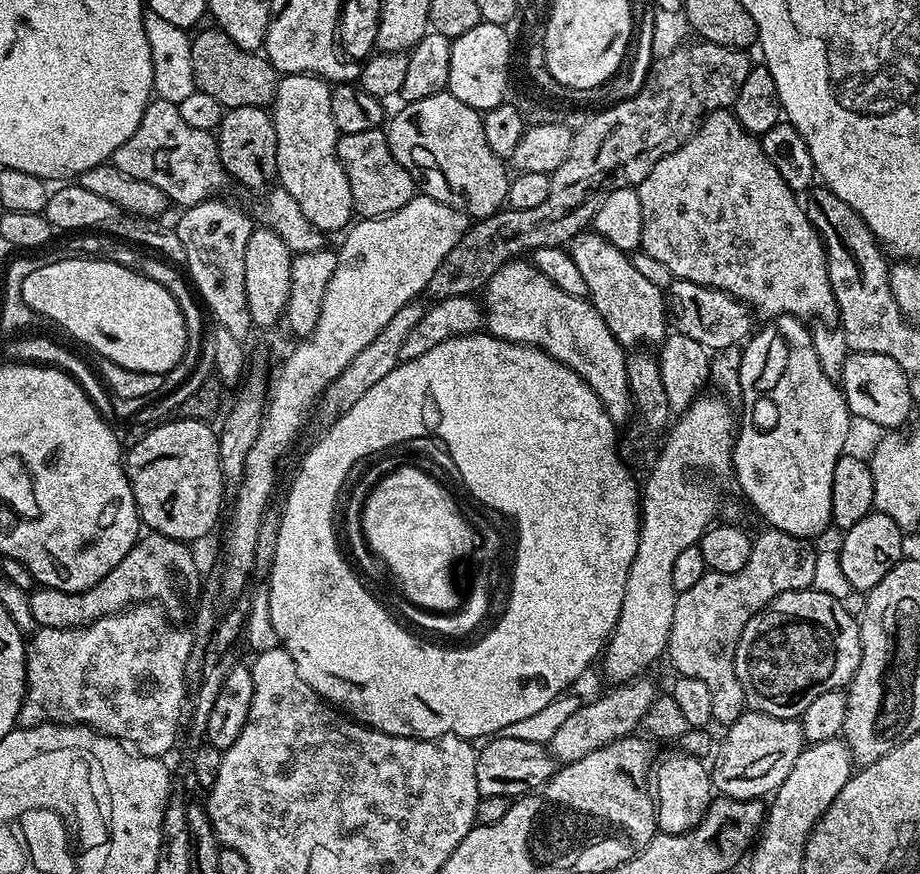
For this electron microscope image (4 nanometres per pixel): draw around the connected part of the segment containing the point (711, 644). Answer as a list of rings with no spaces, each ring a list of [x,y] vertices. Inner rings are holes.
[[[765,527],[765,532],[755,533],[752,536],[752,553],[750,562],[738,570],[738,574],[718,574],[707,571],[702,578],[698,578],[695,586],[690,590],[679,593],[674,606],[673,624],[669,630],[667,644],[667,659],[672,659],[672,664],[679,675],[699,678],[710,690],[710,699],[714,705],[713,721],[718,725],[732,724],[746,711],[742,682],[738,682],[738,674],[734,670],[734,654],[736,643],[746,626],[746,622],[758,610],[765,608],[778,594],[786,594],[794,590],[812,587],[814,582],[814,564],[817,549],[812,549],[812,544],[807,539],[800,539],[784,533],[776,528]]]

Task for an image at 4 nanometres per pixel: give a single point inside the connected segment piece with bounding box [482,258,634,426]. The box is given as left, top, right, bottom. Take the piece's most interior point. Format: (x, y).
(521, 306)

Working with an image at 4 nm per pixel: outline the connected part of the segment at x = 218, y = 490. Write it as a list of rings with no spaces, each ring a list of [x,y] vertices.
[[[175,420],[147,429],[129,452],[127,449],[126,471],[140,523],[155,535],[185,542],[200,540],[211,534],[220,511],[225,511],[218,436],[212,426],[203,420]]]

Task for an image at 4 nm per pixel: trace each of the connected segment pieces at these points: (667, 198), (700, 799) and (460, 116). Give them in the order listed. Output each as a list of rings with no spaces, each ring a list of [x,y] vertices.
[[[721,110],[712,112],[704,118],[700,127],[696,129],[695,134],[688,139],[677,152],[666,154],[646,174],[646,178],[636,188],[638,202],[642,206],[642,242],[640,248],[650,258],[655,258],[658,262],[663,262],[666,270],[670,270],[673,277],[678,280],[689,280],[695,284],[701,284],[707,288],[717,288],[726,294],[730,294],[735,300],[740,300],[748,305],[757,317],[773,318],[775,316],[795,316],[807,318],[806,316],[818,316],[814,318],[828,318],[824,316],[835,317],[837,315],[836,299],[834,290],[830,286],[828,277],[828,252],[824,248],[824,242],[816,232],[816,227],[806,218],[804,205],[798,199],[797,193],[782,182],[782,174],[774,170],[774,162],[766,158],[764,147],[759,139],[747,132],[738,122],[738,118],[731,111]]]
[[[683,750],[668,752],[659,760],[660,757],[650,772],[650,795],[656,810],[657,829],[666,834],[689,832],[704,817],[714,799],[709,765],[701,757]]]
[[[445,90],[430,98],[422,98],[422,102],[400,106],[396,117],[391,120],[392,117],[387,121],[386,135],[394,158],[398,158],[398,162],[410,173],[413,181],[420,182],[424,172],[432,172],[432,180],[436,184],[428,184],[422,188],[423,195],[458,210],[473,221],[484,220],[505,207],[510,172],[505,161],[496,156],[486,143],[486,134],[482,134],[482,116],[477,109],[466,106],[466,102],[458,102],[458,98]]]

